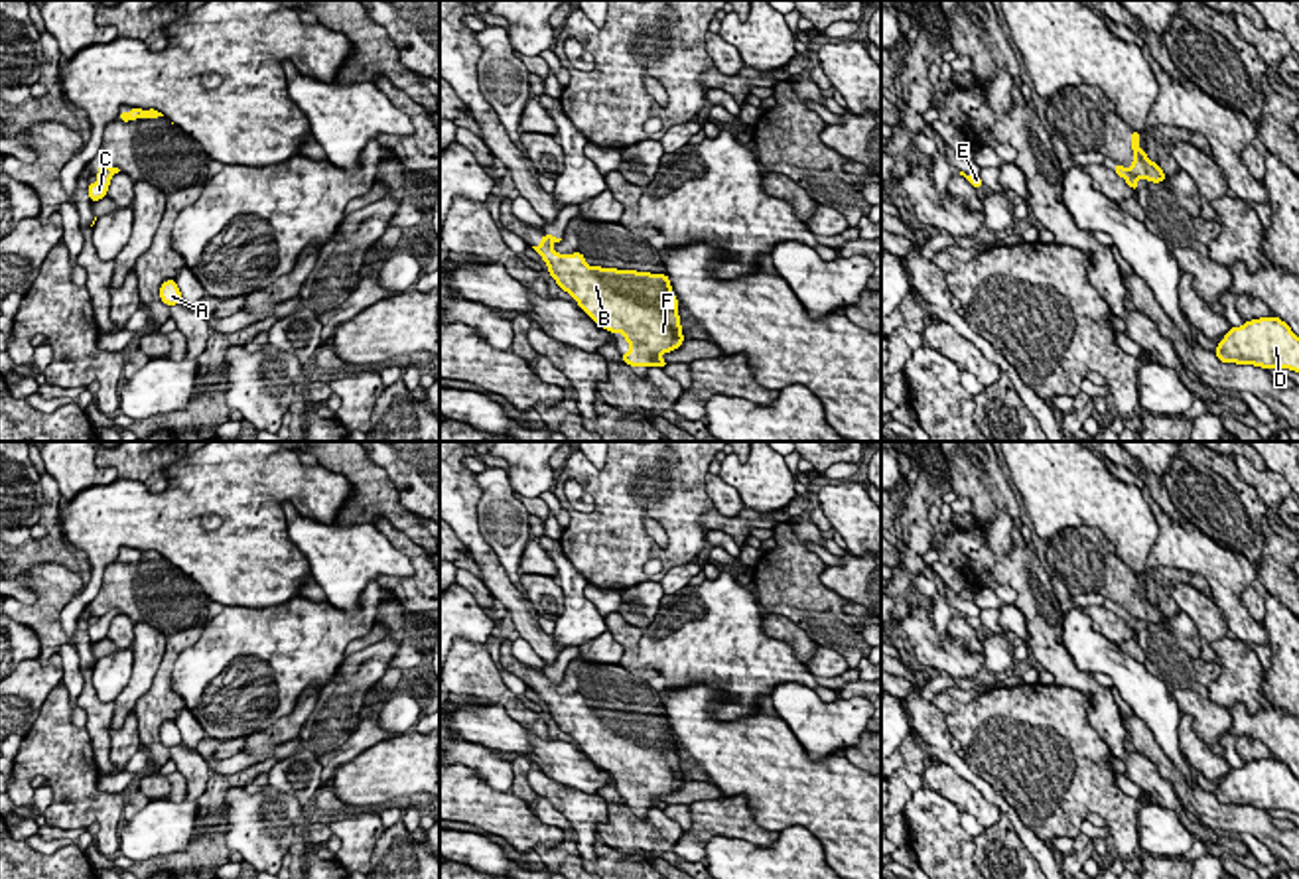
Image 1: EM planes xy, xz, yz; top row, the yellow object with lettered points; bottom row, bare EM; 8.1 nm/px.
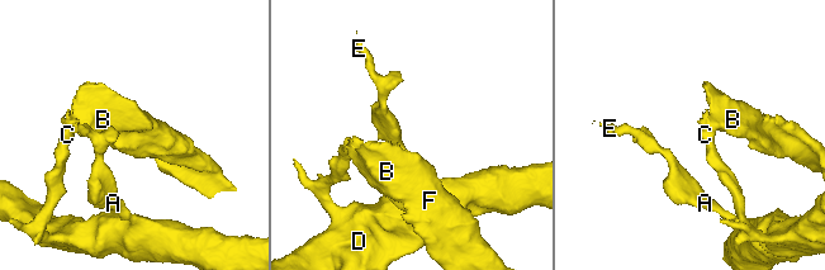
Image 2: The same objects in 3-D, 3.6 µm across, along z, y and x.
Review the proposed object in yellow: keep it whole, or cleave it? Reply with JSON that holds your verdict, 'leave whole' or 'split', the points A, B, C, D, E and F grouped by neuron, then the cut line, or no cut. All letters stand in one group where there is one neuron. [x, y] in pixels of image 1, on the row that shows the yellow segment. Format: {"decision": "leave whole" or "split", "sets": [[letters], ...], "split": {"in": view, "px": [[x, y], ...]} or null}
{"decision": "split", "sets": [["A", "C", "D", "E"], ["B", "F"]], "split": {"in": "yz", "px": [[1124, 168], [1138, 178]]}}

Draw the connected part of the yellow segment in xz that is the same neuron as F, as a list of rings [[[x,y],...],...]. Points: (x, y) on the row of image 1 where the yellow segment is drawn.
[[[548,237],[532,248],[580,309],[599,327],[625,335],[631,351],[621,357],[629,367],[664,369],[662,355],[682,347],[678,300],[666,274],[589,266],[581,252],[556,252]]]

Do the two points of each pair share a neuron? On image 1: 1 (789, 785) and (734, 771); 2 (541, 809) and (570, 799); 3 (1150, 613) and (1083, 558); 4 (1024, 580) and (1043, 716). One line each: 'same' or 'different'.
1: same
2: different
3: same
4: different

